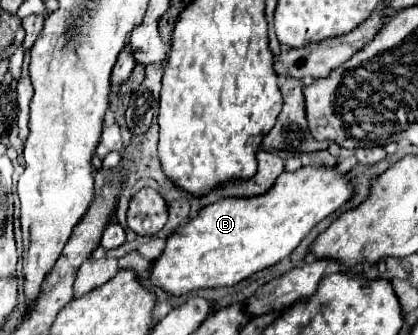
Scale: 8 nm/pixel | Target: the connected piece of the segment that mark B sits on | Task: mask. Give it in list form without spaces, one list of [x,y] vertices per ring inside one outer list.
[[[301,167],[295,173],[281,173],[273,183],[269,193],[261,197],[227,197],[219,199],[199,211],[195,219],[191,219],[181,231],[175,231],[167,237],[167,245],[159,259],[153,261],[149,271],[149,281],[155,287],[161,287],[171,297],[189,295],[199,289],[207,287],[225,287],[235,285],[253,273],[279,263],[281,259],[289,257],[291,251],[301,243],[301,239],[325,217],[337,211],[345,201],[353,195],[353,185],[349,179],[335,169],[325,167]]]

